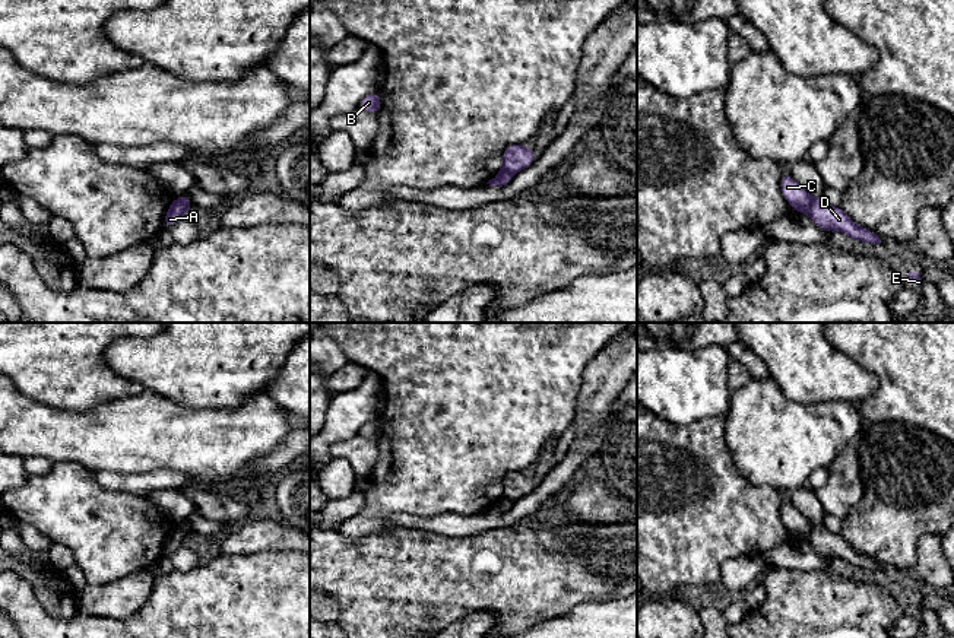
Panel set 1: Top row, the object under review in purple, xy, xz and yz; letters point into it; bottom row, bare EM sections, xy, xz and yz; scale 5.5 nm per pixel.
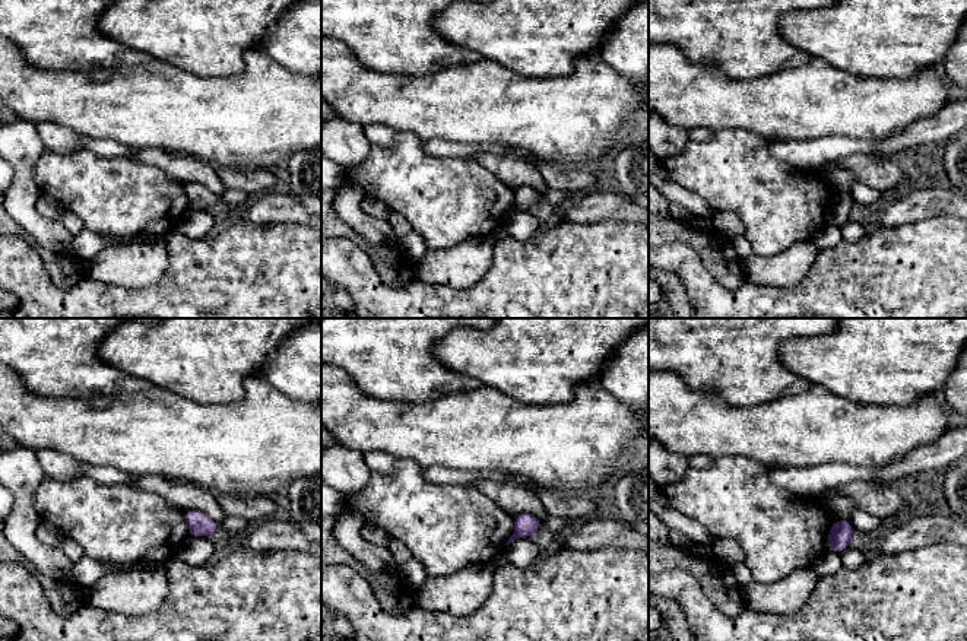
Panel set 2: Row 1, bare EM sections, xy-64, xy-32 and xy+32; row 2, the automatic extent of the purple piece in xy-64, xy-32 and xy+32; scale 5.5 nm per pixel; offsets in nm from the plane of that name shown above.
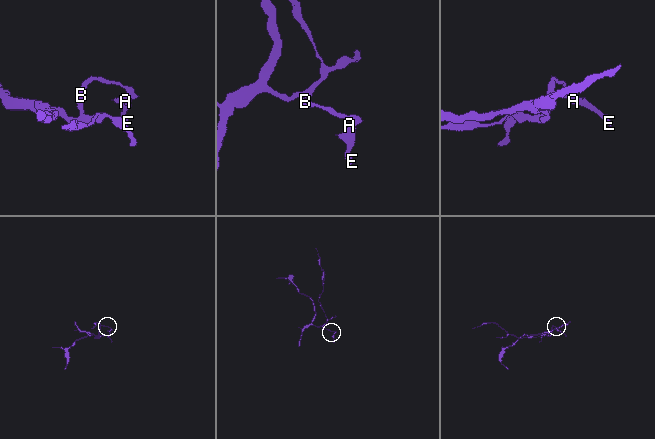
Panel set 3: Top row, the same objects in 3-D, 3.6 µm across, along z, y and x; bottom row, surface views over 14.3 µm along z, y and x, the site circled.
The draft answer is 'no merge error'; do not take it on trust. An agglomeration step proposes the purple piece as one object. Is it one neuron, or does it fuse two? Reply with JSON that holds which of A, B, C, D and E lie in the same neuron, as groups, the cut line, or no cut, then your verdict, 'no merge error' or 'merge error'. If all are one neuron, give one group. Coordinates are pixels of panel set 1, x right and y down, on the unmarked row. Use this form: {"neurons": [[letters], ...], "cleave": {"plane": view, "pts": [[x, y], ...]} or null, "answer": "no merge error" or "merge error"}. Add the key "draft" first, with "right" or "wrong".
{"draft": "wrong", "neurons": [["A", "D", "E"], ["B", "C"]], "cleave": {"plane": "yz", "pts": [[814, 526], [807, 540]]}, "answer": "merge error"}

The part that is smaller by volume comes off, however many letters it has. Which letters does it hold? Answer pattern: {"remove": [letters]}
{"remove": ["A", "D", "E"]}

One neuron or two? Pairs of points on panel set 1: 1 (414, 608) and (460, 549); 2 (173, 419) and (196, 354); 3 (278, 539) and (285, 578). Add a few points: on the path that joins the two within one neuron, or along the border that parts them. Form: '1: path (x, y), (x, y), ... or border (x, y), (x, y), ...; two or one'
1: path (417, 593), (446, 564); one
2: border (146, 389), (186, 406), (211, 409); two
3: border (294, 551), (265, 549), (246, 555); two

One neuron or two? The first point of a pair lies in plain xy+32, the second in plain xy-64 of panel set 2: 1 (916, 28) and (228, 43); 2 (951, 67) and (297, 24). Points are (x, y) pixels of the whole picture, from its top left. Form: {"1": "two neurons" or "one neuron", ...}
{"1": "one neuron", "2": "one neuron"}

